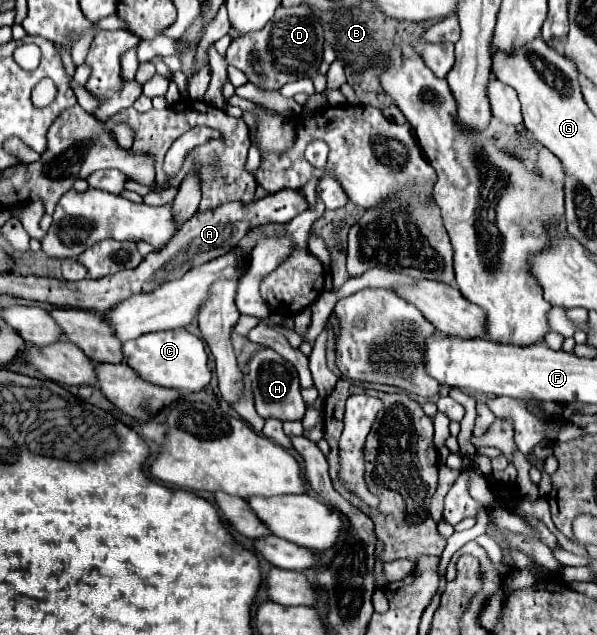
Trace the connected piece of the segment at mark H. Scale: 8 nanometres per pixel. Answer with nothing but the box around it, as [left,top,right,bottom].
[249,347,305,421]

